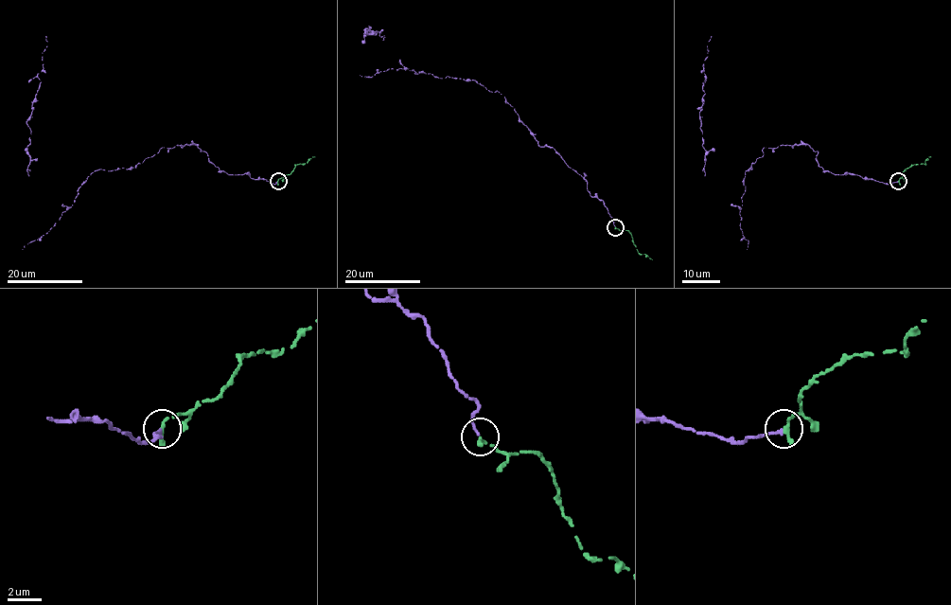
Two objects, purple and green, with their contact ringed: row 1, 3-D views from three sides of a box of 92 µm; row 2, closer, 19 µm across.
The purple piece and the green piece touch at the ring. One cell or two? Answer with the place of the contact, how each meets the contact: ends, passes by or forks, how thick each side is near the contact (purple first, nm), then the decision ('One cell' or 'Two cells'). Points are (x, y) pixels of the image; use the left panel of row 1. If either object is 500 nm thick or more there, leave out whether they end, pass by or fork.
Place: (278, 181). At the ring purple ends. At the ring green ends. Thickness 180 nm (purple) against 300 nm. One cell

